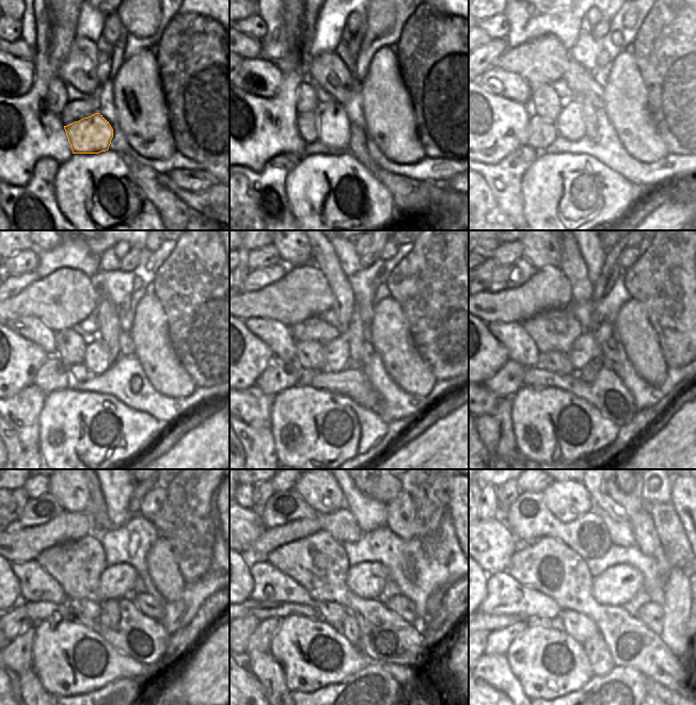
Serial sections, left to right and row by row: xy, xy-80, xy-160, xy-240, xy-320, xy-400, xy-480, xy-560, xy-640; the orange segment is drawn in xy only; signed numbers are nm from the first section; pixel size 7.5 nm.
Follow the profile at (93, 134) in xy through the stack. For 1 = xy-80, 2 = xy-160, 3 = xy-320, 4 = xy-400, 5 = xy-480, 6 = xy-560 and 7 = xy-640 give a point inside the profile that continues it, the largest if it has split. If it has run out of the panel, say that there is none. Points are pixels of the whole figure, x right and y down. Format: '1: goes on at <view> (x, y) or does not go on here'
1: goes on at xy-80 (333, 124)
2: goes on at xy-160 (569, 124)
3: goes on at xy-320 (336, 352)
4: goes on at xy-400 (588, 345)
5: goes on at xy-480 (117, 581)
6: goes on at xy-560 (366, 580)
7: goes on at xy-640 (616, 586)

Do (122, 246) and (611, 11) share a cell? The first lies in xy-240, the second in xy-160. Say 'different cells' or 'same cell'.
different cells

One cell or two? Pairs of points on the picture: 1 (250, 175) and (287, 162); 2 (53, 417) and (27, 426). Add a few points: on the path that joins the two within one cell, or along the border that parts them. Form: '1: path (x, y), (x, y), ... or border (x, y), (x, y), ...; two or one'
1: path (259, 176), (270, 176), (278, 169); one
2: border (45, 397), (45, 403), (38, 415), (38, 447); two

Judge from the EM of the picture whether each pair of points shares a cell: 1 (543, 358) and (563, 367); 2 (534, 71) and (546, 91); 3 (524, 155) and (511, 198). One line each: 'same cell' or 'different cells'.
1: same cell
2: different cells
3: same cell

